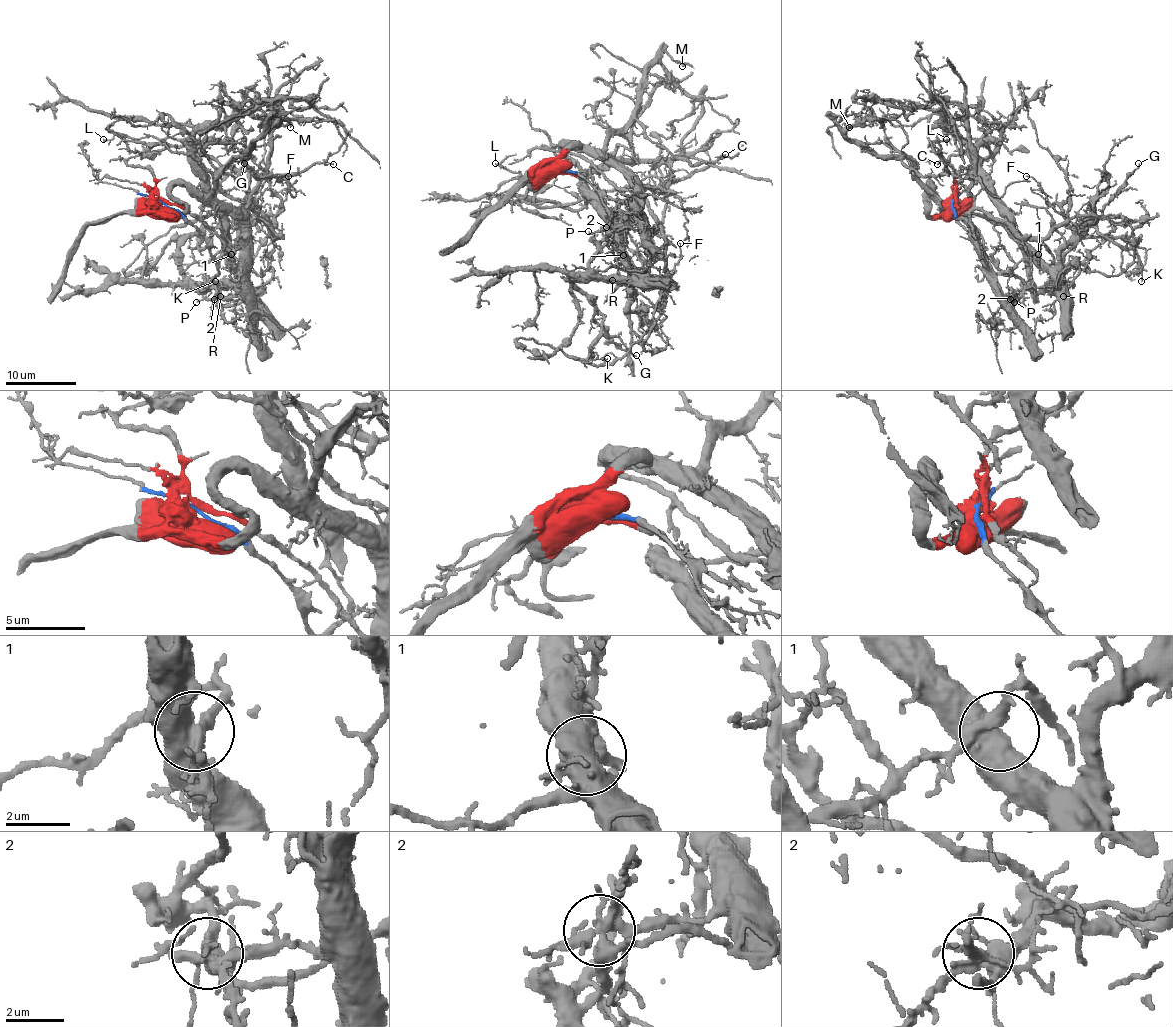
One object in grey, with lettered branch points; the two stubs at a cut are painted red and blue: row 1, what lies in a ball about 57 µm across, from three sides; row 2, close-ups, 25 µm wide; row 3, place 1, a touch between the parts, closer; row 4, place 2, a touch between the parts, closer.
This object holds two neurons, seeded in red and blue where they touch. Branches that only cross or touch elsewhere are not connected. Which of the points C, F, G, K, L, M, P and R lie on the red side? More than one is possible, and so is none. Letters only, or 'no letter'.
C, F, M, P

